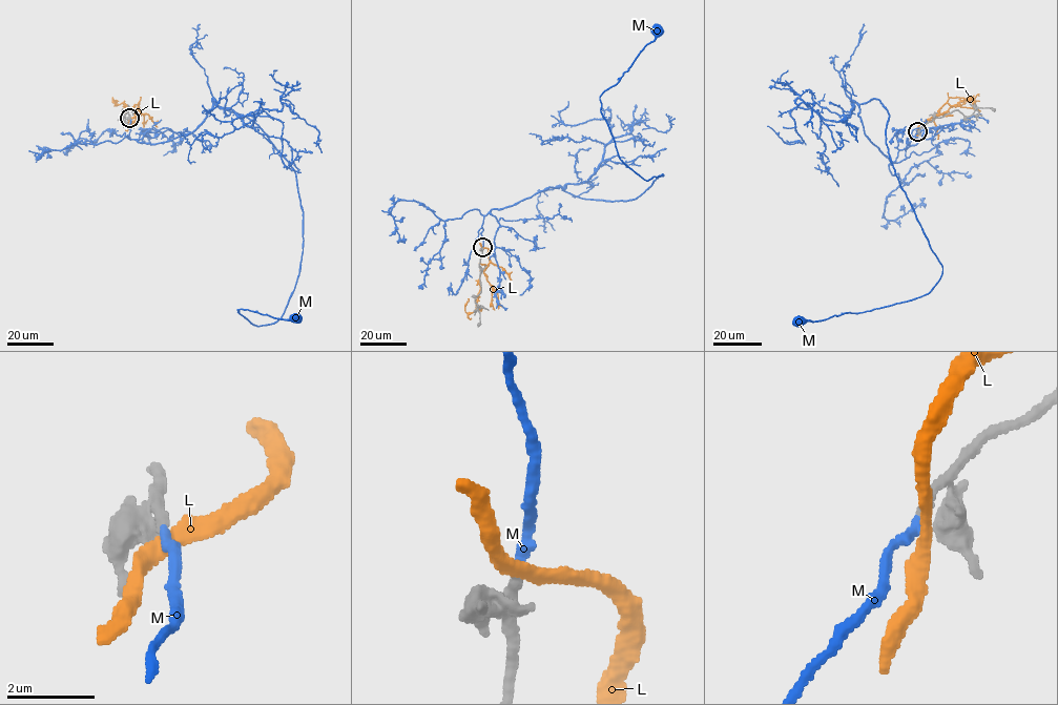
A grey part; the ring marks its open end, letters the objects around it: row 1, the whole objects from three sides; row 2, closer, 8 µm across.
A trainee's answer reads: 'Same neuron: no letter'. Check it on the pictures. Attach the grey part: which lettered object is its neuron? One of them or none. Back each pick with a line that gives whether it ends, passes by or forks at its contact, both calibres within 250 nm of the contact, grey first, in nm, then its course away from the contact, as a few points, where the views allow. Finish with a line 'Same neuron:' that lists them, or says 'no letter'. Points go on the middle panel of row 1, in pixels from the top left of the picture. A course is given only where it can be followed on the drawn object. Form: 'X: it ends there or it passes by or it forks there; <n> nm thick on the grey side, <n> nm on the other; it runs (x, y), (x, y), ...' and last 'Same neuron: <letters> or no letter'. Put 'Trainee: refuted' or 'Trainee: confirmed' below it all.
M: it ends there; 240 nm thick on the grey side, 220 nm on the other; it runs (482, 247), (492, 209), (550, 187), (633, 199), (664, 174), (645, 180), (619, 158), (600, 97), (657, 30)
Same neuron: M
Trainee: refuted

